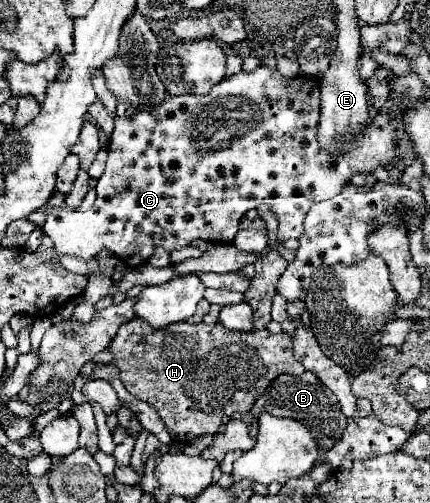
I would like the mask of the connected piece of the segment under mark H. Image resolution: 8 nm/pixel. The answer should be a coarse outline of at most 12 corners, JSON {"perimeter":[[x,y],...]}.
{"perimeter":[[124,323],[106,347],[174,441],[216,433],[280,373],[288,333]]}

